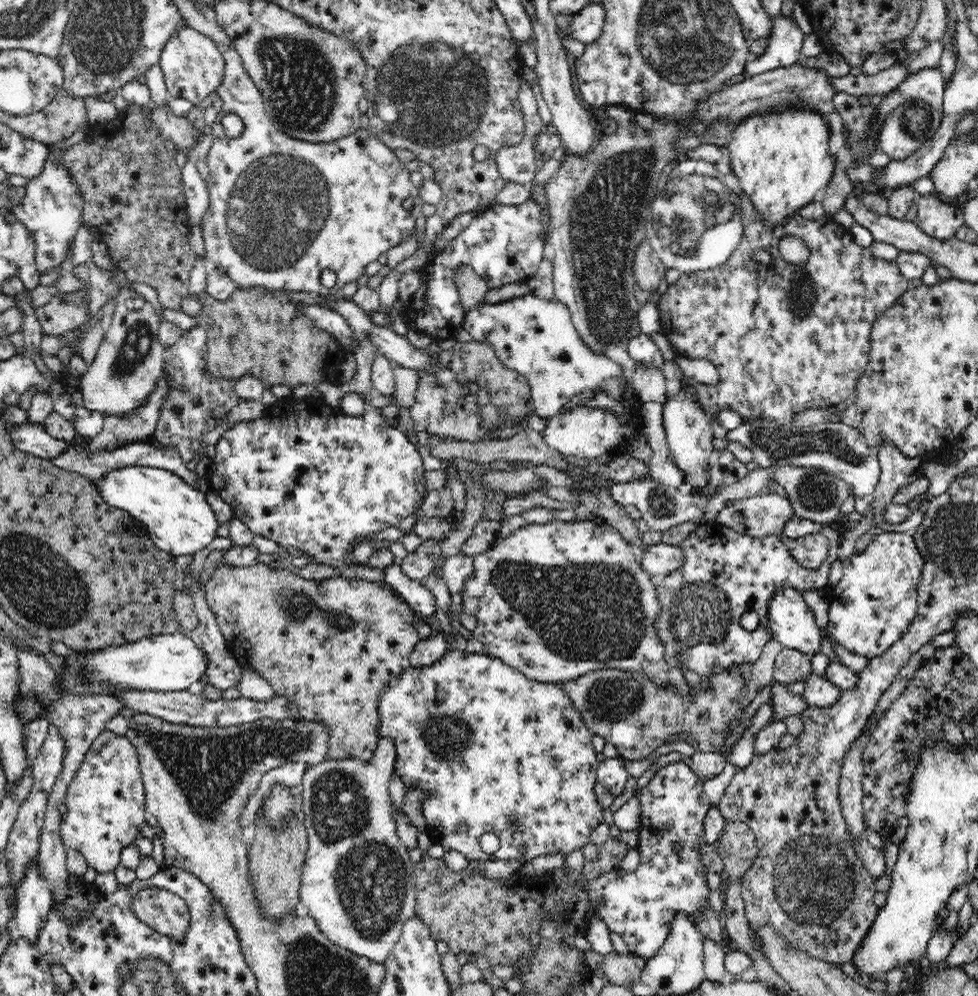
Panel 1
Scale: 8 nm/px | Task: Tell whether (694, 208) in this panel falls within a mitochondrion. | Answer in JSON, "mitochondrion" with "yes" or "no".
{"mitochondrion":"yes"}

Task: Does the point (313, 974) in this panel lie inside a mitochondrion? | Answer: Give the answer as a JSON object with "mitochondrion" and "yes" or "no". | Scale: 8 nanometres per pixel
{"mitochondrion":"yes"}

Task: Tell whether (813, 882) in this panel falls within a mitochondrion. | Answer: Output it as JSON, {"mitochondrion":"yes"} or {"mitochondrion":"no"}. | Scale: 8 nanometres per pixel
{"mitochondrion":"yes"}

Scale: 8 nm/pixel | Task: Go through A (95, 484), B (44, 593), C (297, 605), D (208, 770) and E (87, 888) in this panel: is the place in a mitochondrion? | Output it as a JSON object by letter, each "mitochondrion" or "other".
{"A":"other","B":"mitochondrion","C":"mitochondrion","D":"mitochondrion","E":"other"}

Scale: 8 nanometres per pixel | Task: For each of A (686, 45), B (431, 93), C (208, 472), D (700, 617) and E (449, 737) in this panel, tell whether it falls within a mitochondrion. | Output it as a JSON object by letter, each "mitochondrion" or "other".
{"A":"mitochondrion","B":"mitochondrion","C":"other","D":"mitochondrion","E":"mitochondrion"}

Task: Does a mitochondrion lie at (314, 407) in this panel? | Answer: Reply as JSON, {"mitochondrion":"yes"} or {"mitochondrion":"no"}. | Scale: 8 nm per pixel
{"mitochondrion":"no"}

